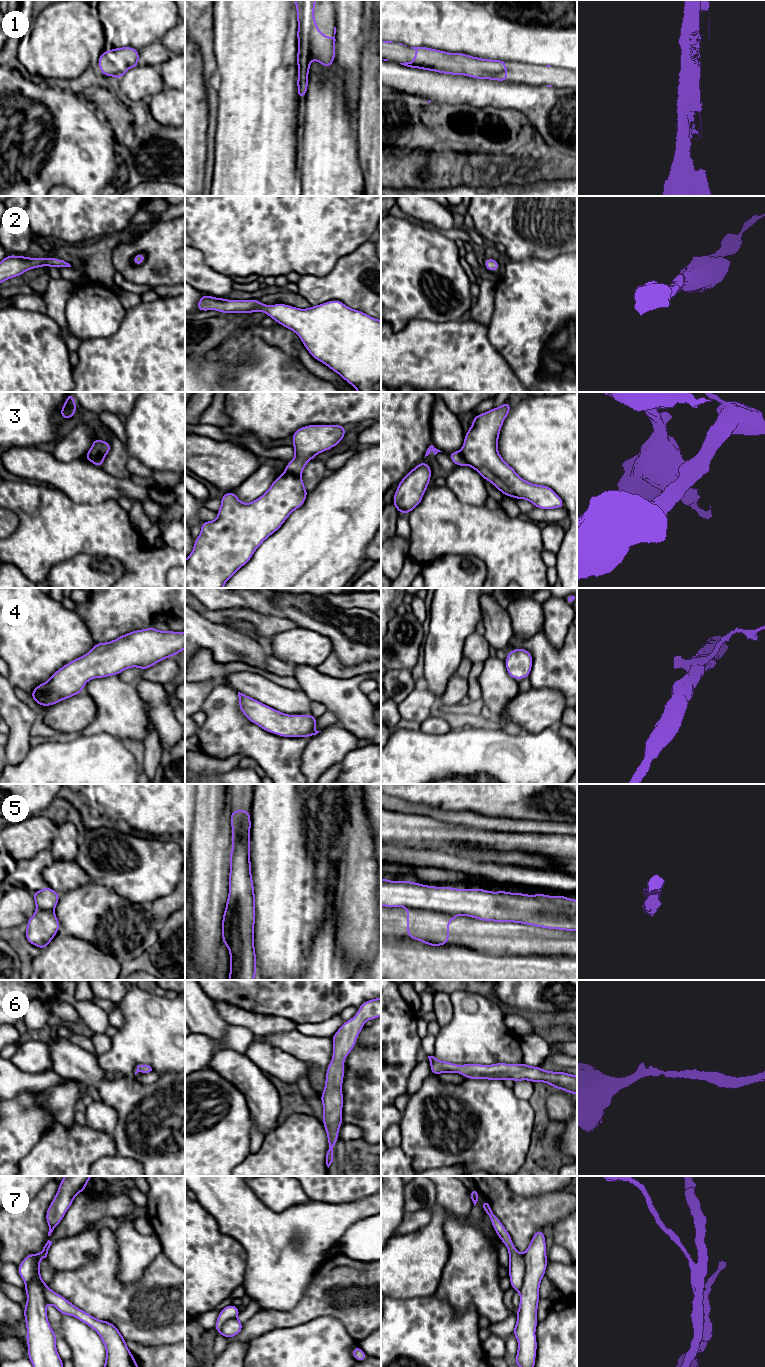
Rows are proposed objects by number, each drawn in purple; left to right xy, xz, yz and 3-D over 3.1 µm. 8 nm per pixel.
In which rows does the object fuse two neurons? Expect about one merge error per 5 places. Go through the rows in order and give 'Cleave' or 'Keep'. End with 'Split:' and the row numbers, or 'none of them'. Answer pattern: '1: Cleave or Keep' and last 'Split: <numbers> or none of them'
1: Keep
2: Keep
3: Cleave
4: Keep
5: Cleave
6: Keep
7: Cleave
Split: 3, 5, 7

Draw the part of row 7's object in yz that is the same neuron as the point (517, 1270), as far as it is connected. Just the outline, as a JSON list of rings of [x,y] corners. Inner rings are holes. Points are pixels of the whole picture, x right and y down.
[[[483,1200],[481,1206],[485,1213],[489,1216],[498,1237],[508,1249],[511,1287],[514,1291],[520,1291],[526,1273],[524,1256],[515,1248],[510,1234],[505,1229],[499,1218],[492,1212],[490,1203],[487,1200]]]

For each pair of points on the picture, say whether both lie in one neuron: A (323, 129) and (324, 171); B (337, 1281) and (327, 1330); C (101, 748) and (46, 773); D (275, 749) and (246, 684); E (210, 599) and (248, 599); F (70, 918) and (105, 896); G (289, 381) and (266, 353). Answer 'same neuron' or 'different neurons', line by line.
A: same neuron
B: different neurons
C: same neuron
D: different neurons
E: same neuron
F: same neuron
G: same neuron

